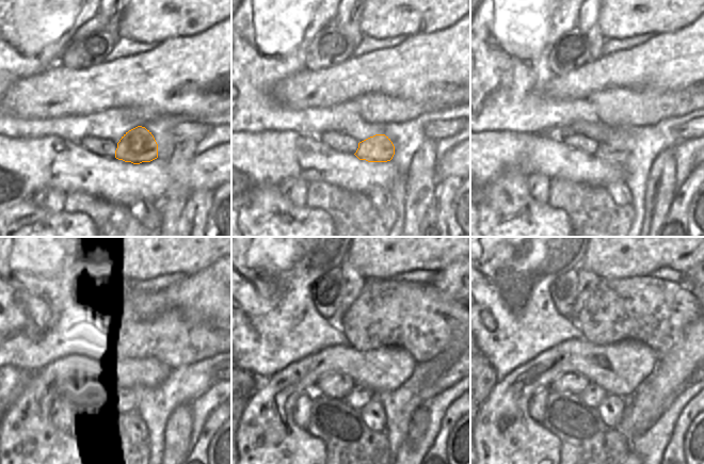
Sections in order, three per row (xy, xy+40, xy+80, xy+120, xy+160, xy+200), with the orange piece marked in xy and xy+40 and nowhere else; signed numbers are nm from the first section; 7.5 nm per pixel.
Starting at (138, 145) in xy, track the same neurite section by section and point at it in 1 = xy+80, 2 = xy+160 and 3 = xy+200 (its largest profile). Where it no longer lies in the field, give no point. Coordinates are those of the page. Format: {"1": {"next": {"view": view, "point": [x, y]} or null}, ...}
{"1": {"next": {"view": "xy+80", "point": [604, 152]}}, "2": {"next": {"view": "xy+160", "point": [358, 397]}}, "3": {"next": {"view": "xy+200", "point": [593, 395]}}}

